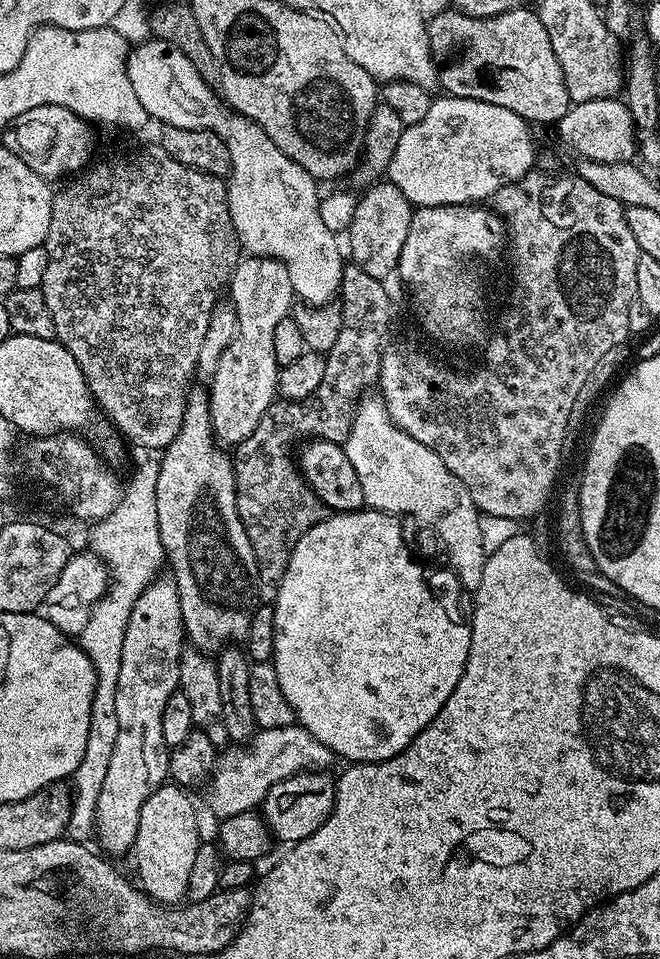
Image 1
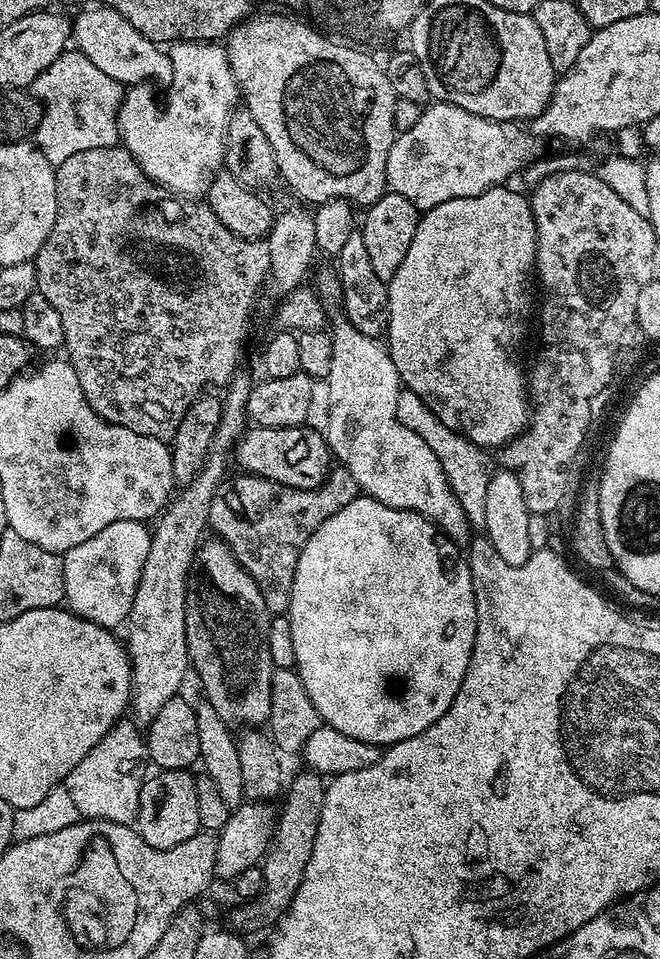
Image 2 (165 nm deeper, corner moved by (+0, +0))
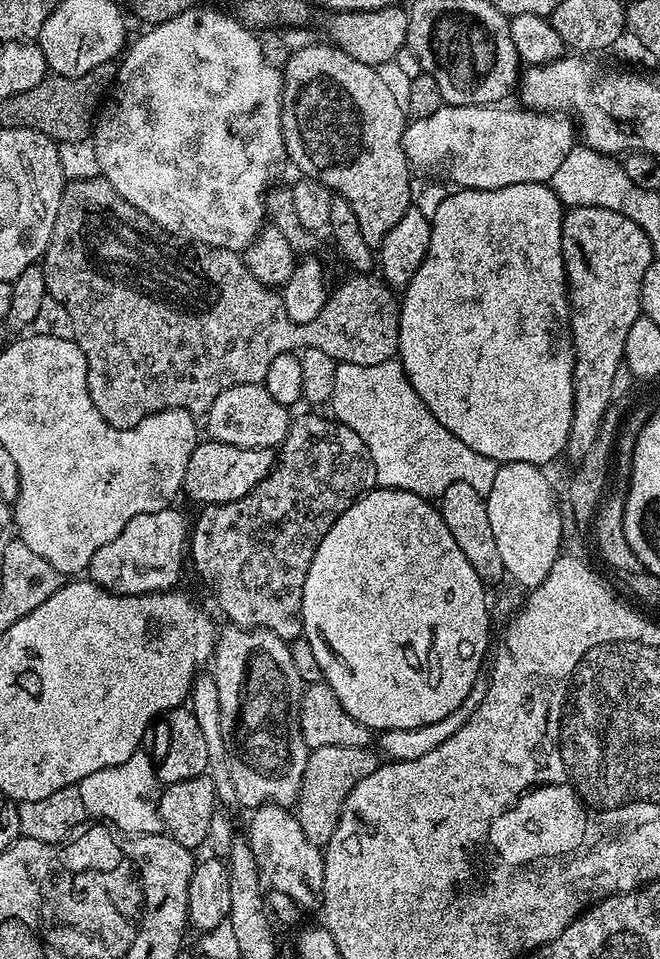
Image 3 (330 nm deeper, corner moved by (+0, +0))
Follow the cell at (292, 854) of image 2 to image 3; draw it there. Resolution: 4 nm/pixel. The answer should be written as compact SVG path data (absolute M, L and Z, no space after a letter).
M318 746L309 751L294 811L303 833L314 846L324 849L330 838L334 838L334 830L338 826L338 818L350 790L354 790L354 786L358 786L358 782L366 778L366 774L374 774L374 770L380 768L381 757L372 751L371 747L359 746Z

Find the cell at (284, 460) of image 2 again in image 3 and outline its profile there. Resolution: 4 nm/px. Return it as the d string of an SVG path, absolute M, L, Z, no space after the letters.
M204 438L197 443L190 462L186 462L186 478L182 487L183 495L189 496L196 506L225 504L234 502L250 490L262 478L266 478L274 467L274 452L271 448L243 449L242 446L226 445L211 438Z

